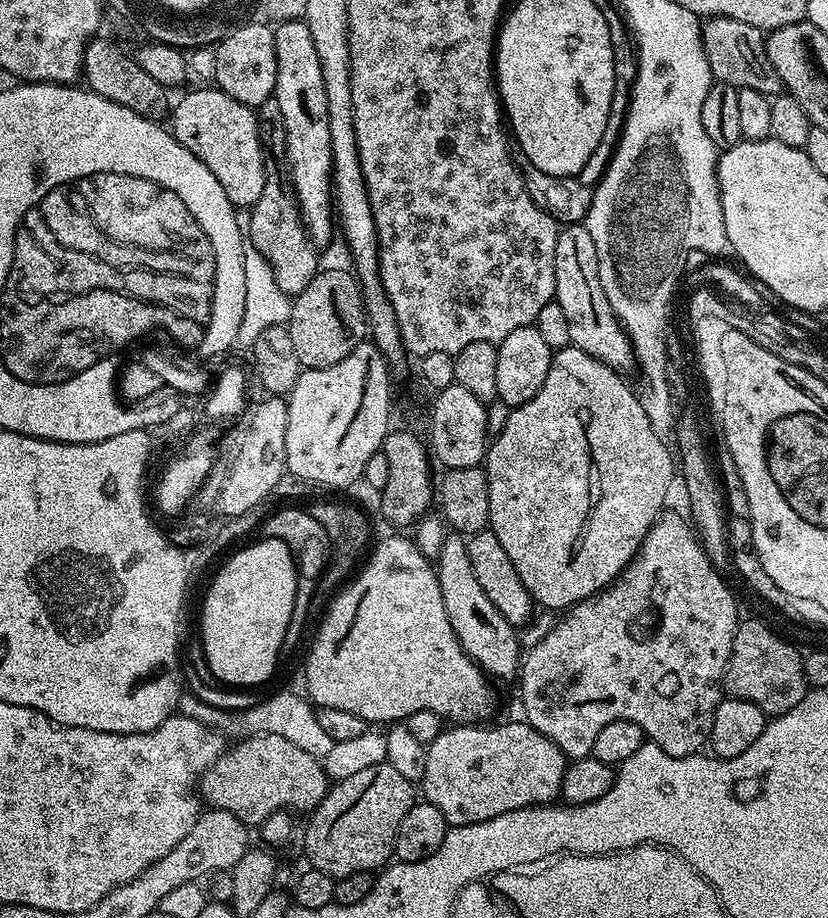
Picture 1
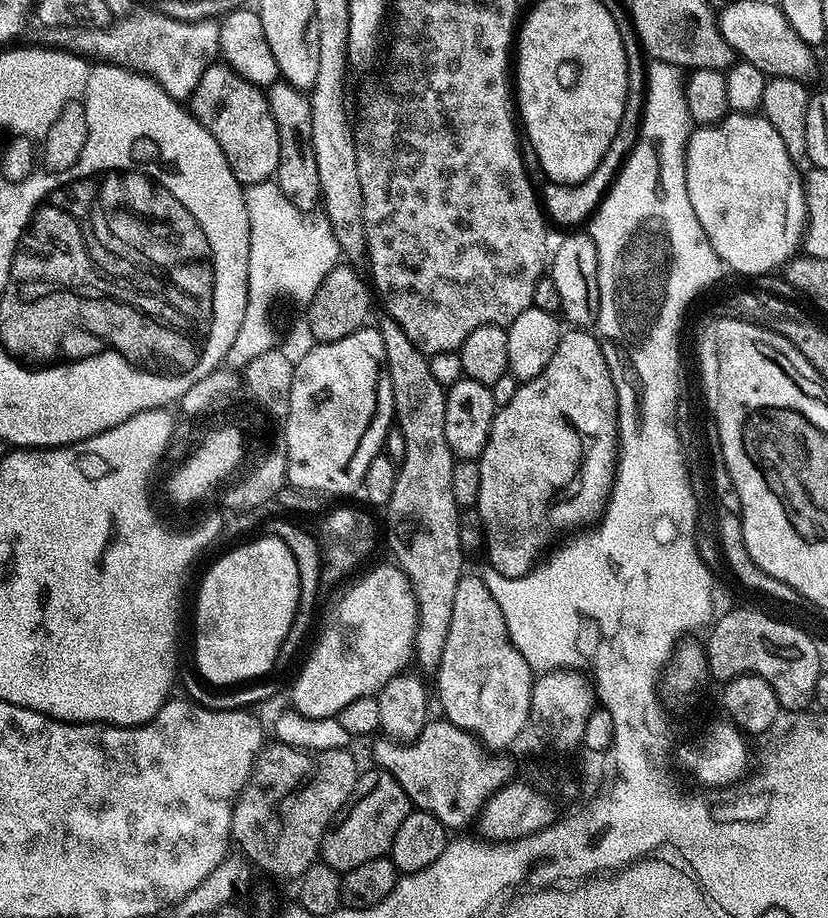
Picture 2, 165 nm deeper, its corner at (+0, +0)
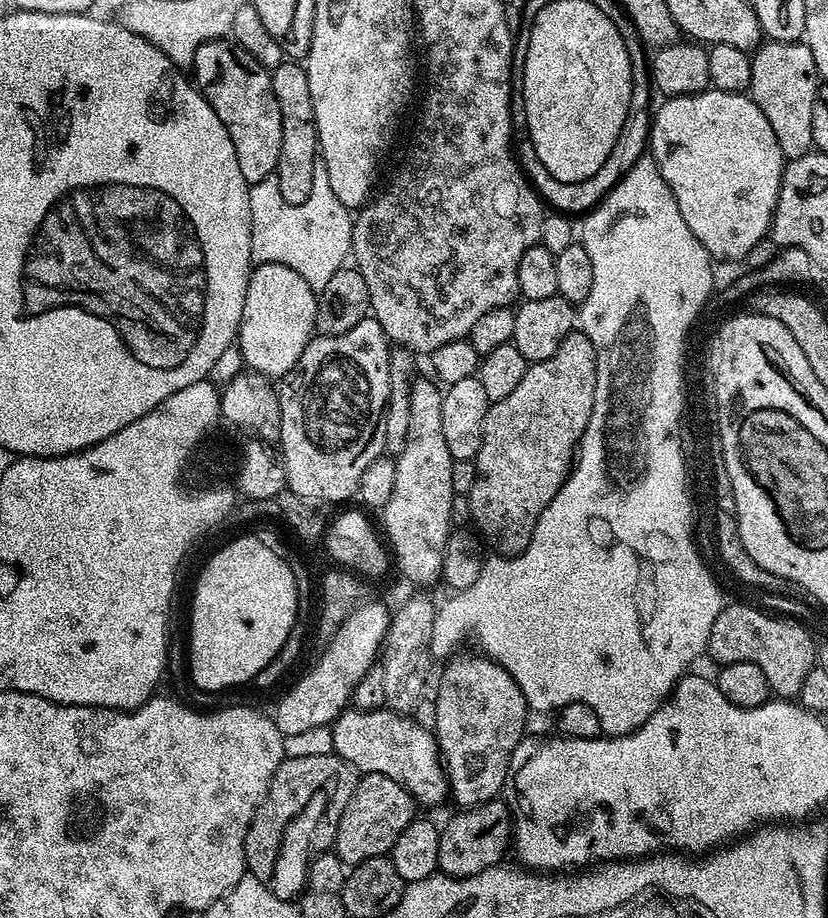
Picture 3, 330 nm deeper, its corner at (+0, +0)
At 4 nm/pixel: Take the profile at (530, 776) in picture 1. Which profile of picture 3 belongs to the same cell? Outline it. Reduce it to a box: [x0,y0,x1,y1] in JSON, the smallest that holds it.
[331,706,449,806]

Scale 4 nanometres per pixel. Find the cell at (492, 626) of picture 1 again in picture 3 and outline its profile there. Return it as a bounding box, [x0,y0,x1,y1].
[434,654,530,810]

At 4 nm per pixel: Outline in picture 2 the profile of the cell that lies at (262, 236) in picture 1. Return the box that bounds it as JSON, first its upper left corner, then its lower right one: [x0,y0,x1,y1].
[266,82,320,213]

